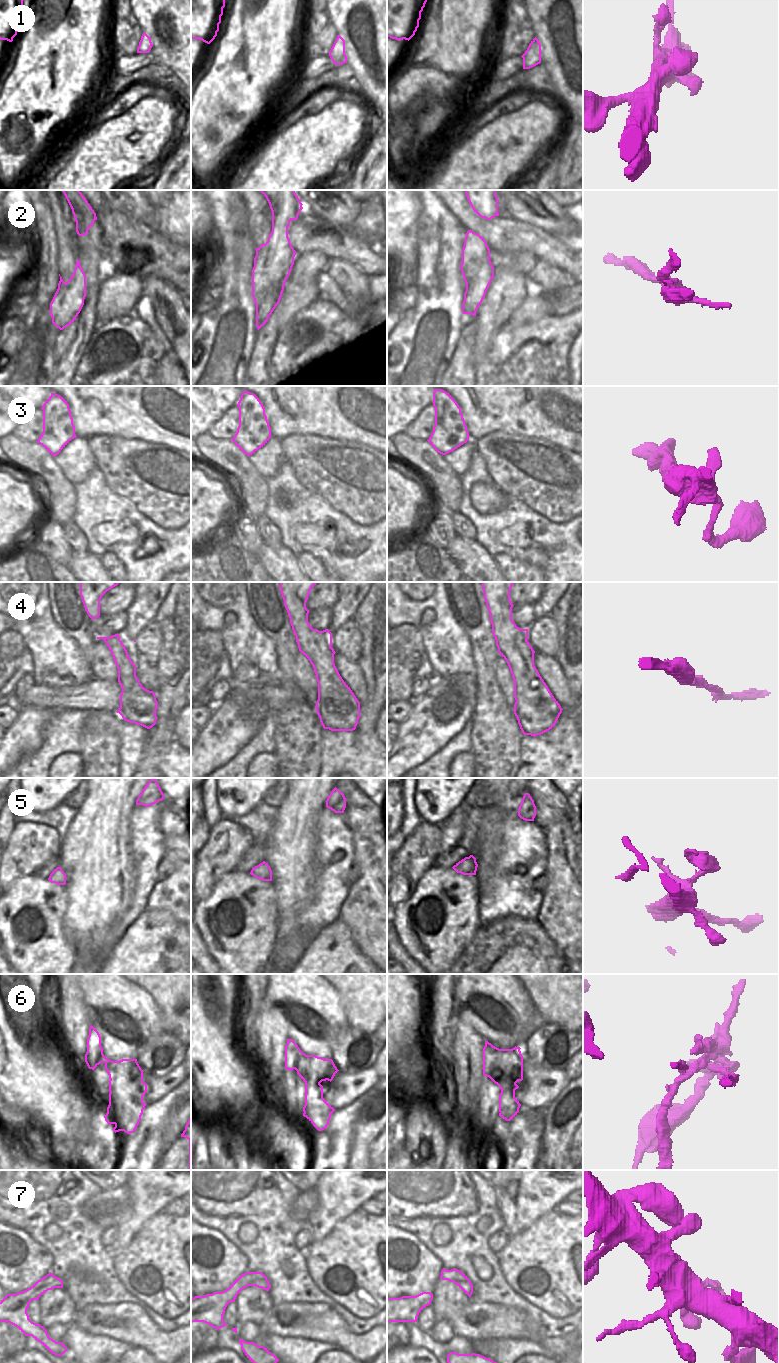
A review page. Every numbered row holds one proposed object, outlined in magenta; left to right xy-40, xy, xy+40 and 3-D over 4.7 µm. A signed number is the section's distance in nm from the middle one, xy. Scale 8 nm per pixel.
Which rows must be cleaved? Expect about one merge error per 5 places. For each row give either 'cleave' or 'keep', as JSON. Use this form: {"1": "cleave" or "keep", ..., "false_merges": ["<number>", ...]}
{"1": "keep", "2": "keep", "3": "keep", "4": "keep", "5": "keep", "6": "cleave", "7": "keep", "false_merges": ["6"]}

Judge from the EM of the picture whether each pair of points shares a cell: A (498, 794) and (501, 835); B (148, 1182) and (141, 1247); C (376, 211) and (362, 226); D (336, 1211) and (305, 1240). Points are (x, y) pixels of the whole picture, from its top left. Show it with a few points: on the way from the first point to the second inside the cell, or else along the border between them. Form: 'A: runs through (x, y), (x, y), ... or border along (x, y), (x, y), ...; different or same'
A: runs through (499, 804), (499, 825); same
B: border along (162, 1211), (154, 1214), (129, 1242); different
C: runs through (373, 215), (366, 222); same
D: border along (307, 1227), (310, 1229), (313, 1241); different

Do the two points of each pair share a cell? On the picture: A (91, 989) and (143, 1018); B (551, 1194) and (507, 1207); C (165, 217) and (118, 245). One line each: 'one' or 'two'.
A: one
B: one
C: one

